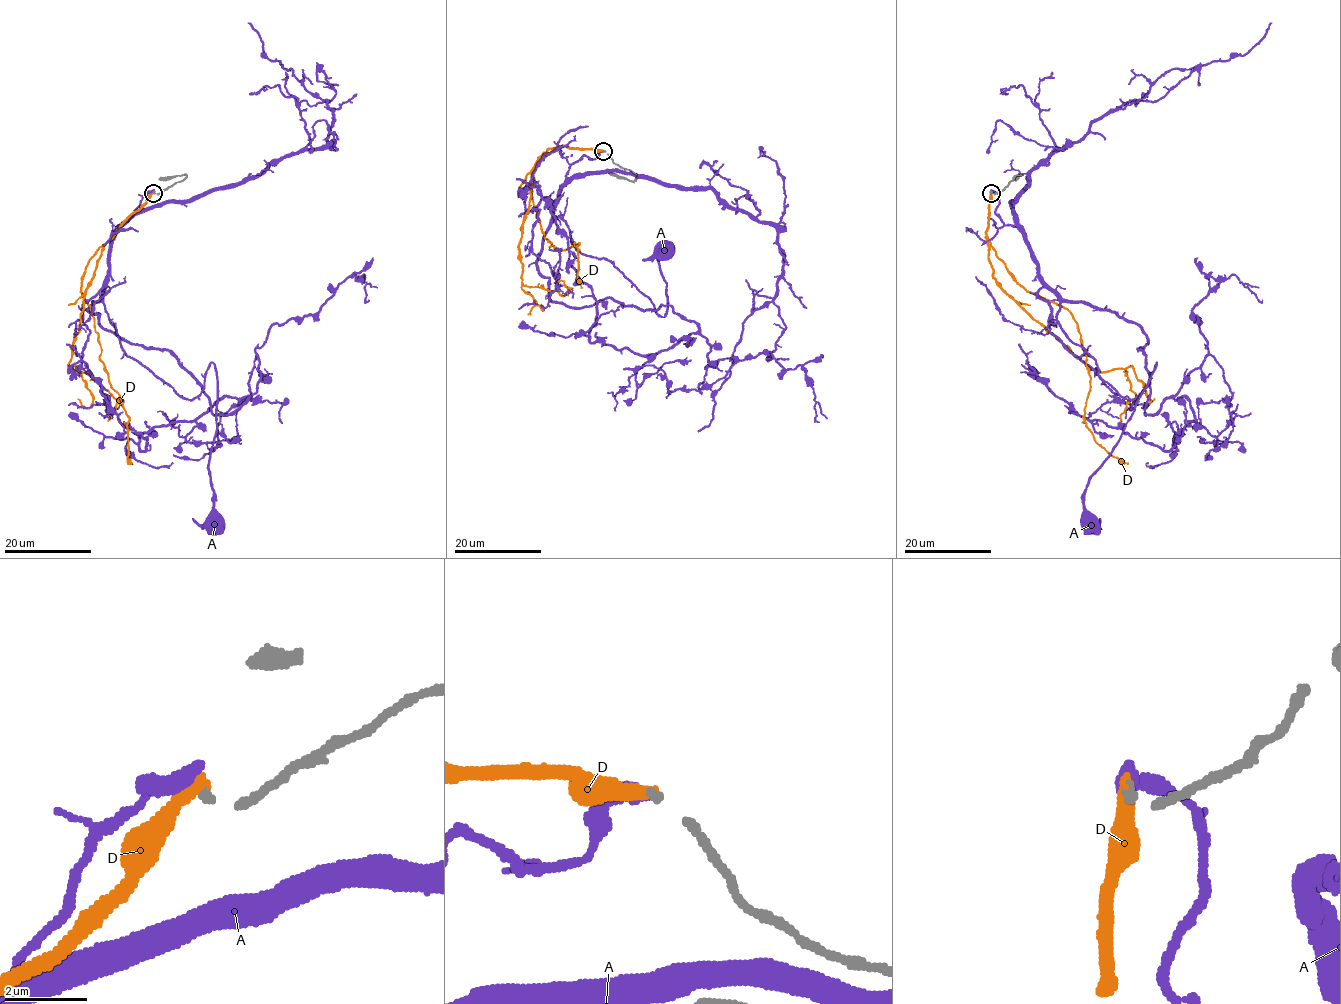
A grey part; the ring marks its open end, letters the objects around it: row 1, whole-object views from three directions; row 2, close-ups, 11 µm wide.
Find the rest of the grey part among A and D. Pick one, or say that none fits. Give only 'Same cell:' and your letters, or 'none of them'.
Same cell: none of them

